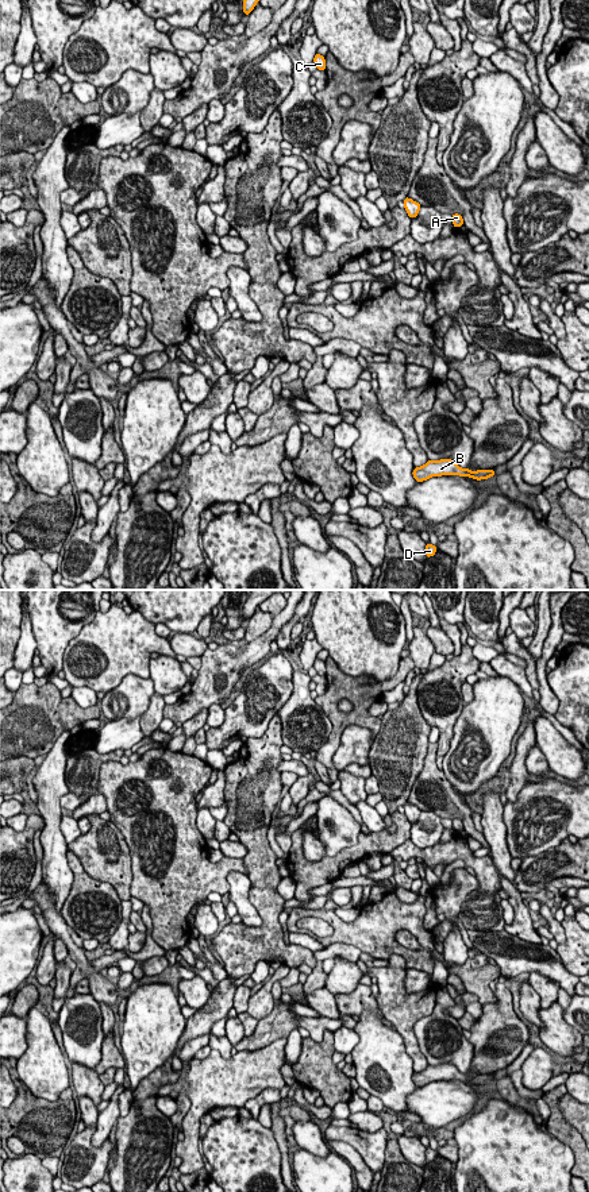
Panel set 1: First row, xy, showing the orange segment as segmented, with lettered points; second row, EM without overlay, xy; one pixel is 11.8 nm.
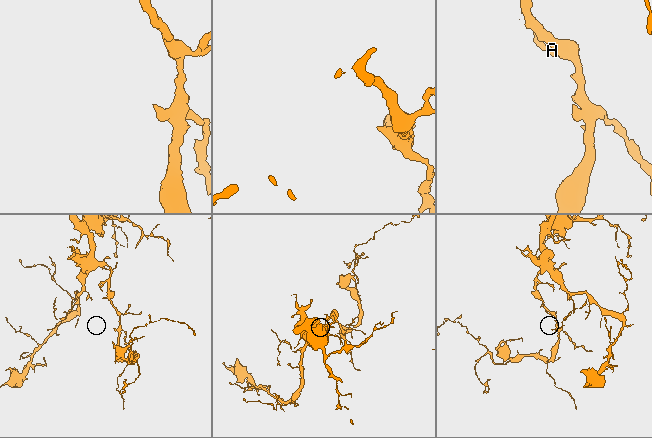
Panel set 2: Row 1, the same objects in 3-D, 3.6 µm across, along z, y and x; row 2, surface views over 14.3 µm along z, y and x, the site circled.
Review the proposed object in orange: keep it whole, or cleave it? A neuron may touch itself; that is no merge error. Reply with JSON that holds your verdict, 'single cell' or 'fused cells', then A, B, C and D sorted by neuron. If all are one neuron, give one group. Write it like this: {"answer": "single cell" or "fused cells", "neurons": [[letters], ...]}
{"answer": "single cell", "neurons": [["A", "B", "C", "D"]]}

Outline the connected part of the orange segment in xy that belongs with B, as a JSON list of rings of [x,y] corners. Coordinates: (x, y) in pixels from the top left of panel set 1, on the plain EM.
[[[440,1064],[440,1065],[427,1065],[421,1072],[415,1072],[412,1080],[416,1087],[427,1085],[432,1081],[442,1080],[459,1080],[459,1081],[470,1081],[473,1084],[481,1085],[488,1084],[496,1079],[496,1075],[477,1075],[471,1076],[469,1073],[461,1073],[457,1066],[453,1064]]]

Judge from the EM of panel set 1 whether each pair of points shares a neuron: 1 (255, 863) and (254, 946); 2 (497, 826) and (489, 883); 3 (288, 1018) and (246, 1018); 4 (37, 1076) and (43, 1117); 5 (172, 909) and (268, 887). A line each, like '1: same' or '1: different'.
1: same
2: different
3: different
4: different
5: different

